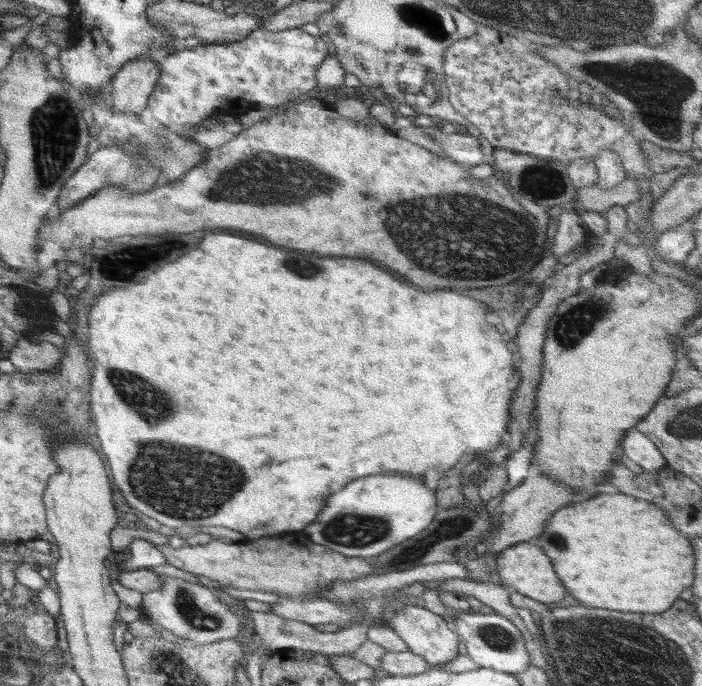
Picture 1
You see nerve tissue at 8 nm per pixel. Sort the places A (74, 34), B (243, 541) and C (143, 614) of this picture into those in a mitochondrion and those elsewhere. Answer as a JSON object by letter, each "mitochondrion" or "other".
{"A":"other","B":"other","C":"other"}

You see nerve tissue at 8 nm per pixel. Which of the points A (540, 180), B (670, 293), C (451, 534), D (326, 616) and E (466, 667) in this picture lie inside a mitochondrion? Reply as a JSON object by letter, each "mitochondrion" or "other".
{"A":"mitochondrion","B":"other","C":"mitochondrion","D":"other","E":"other"}

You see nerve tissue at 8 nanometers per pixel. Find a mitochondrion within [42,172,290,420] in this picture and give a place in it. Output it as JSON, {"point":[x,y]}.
{"point":[130,261]}

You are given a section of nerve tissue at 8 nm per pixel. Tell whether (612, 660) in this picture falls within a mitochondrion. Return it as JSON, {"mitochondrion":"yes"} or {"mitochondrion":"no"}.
{"mitochondrion":"yes"}

